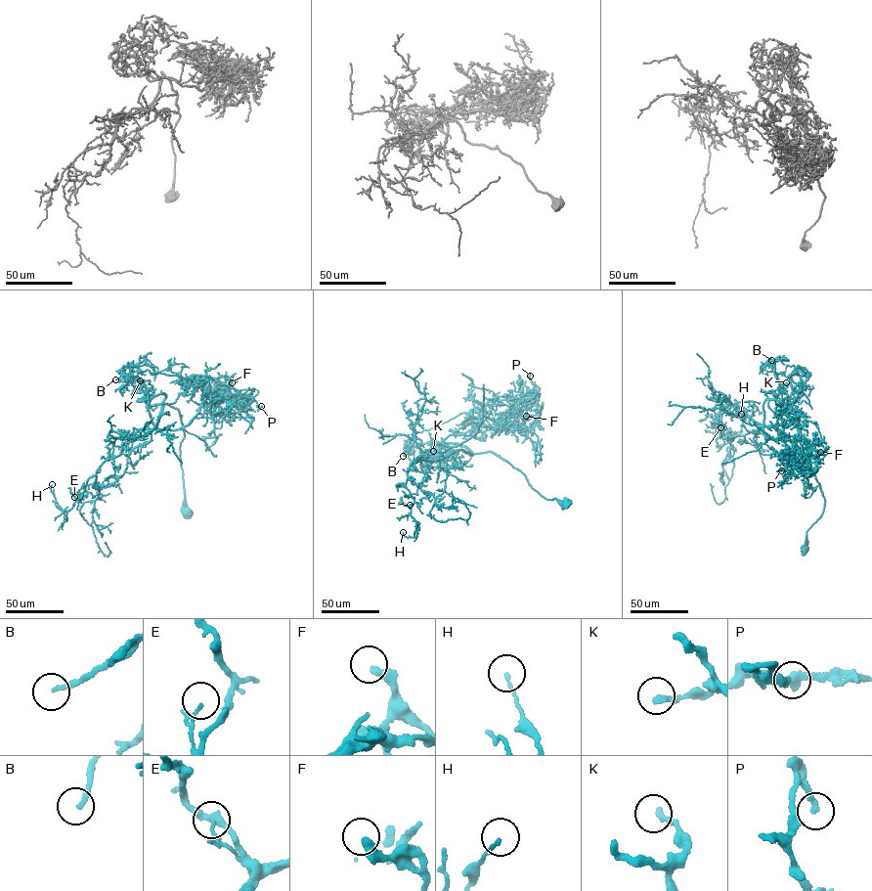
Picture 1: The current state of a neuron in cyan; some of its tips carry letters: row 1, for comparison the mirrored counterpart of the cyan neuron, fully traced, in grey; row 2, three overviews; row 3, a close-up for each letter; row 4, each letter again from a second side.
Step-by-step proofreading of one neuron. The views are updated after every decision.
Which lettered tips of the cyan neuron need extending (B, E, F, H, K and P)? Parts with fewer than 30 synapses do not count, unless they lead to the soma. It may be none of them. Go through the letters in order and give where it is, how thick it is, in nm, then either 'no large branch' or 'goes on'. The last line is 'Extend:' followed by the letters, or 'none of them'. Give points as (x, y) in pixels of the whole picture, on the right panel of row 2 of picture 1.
B: place (771, 360); calibre 180 nm; no large branch
E: place (720, 427); calibre 130 nm; no large branch
F: place (820, 452); calibre 300 nm; no large branch
H: place (741, 414); calibre 110 nm; no large branch
K: place (786, 382); calibre 240 nm; no large branch
P: place (781, 470); calibre 240 nm; no large branch
Extend: none of them

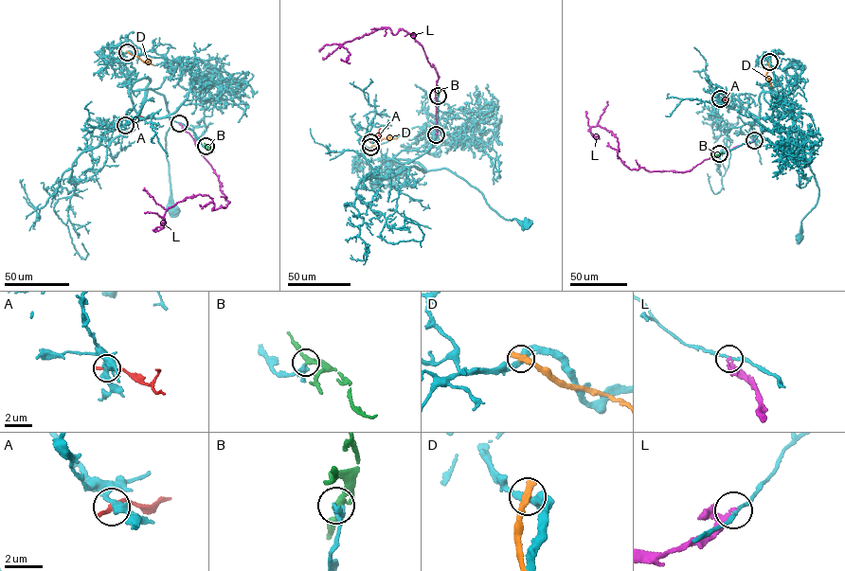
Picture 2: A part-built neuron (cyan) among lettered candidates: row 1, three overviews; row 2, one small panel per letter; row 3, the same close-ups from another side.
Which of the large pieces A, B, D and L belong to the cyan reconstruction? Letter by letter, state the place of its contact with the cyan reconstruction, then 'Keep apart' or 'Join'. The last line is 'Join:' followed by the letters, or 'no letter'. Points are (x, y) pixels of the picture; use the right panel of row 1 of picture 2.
A: Touches cyan at (720, 98). Keep apart
B: Touches cyan at (719, 153). Join
D: Touches cyan at (769, 62). Keep apart
L: Touches cyan at (754, 140). Keep apart
Join: B

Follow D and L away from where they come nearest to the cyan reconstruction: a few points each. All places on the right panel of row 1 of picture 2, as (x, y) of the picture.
D: (769, 62), (766, 76), (770, 85)
L: (754, 140), (687, 171), (650, 171), (624, 165), (610, 131), (598, 125), (590, 127), (595, 138), (591, 133)

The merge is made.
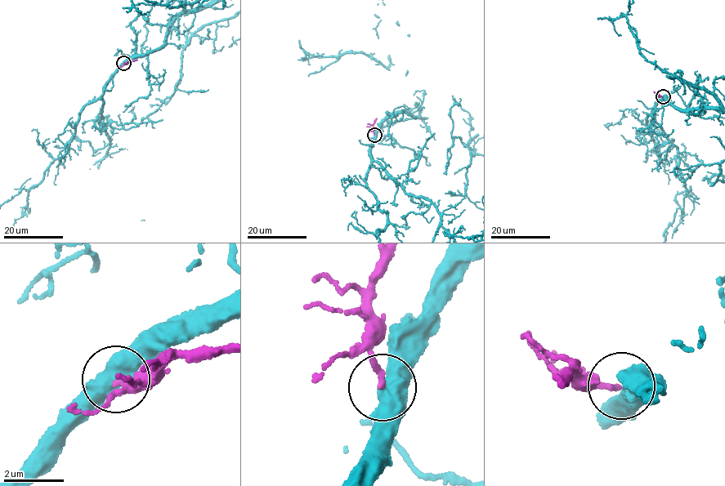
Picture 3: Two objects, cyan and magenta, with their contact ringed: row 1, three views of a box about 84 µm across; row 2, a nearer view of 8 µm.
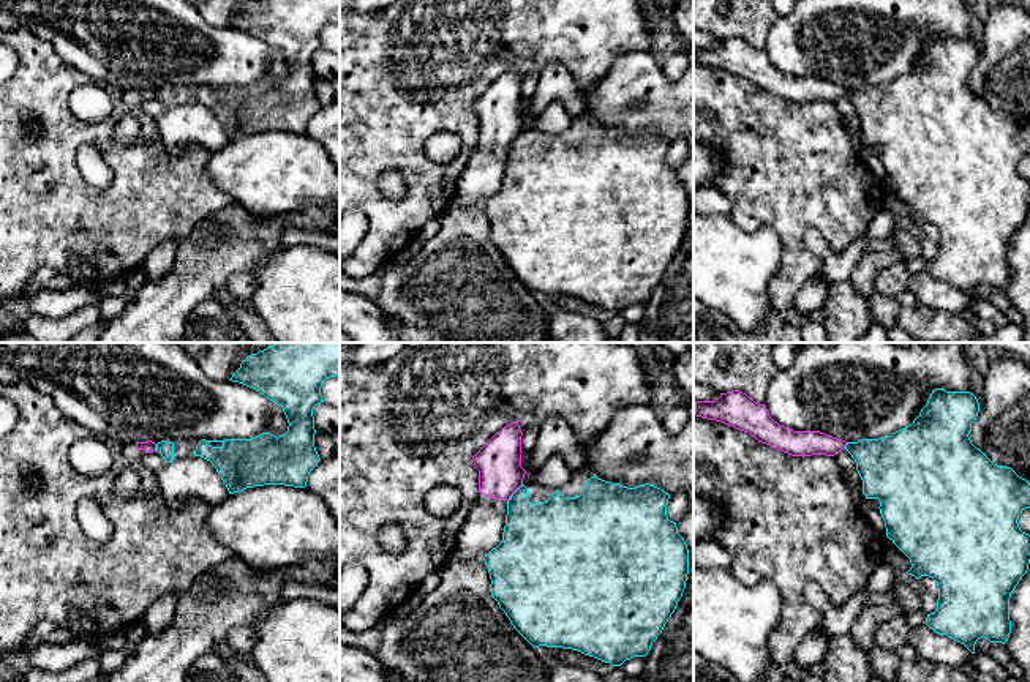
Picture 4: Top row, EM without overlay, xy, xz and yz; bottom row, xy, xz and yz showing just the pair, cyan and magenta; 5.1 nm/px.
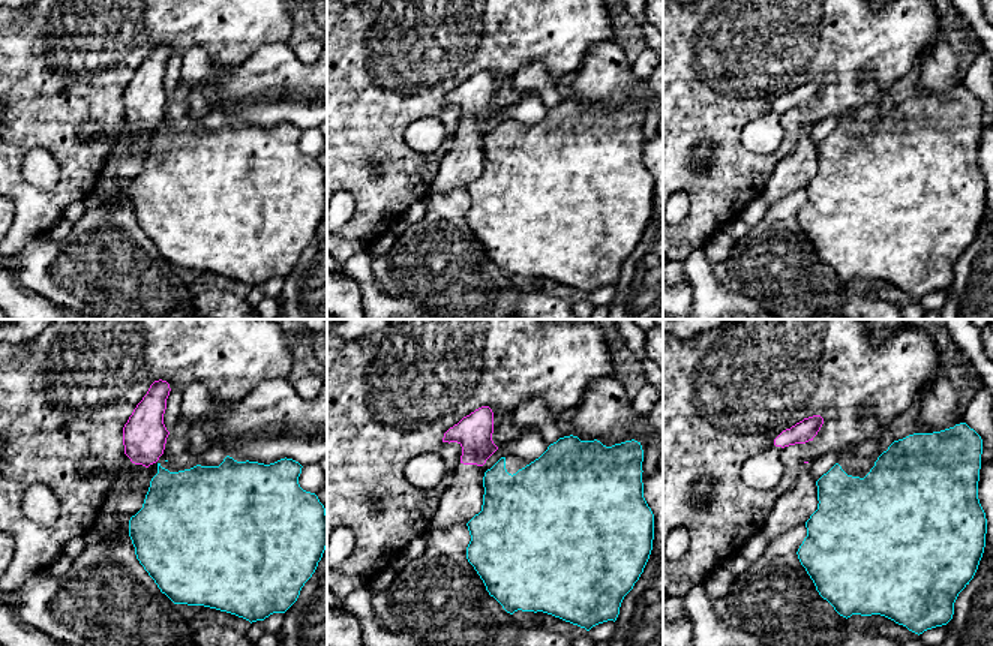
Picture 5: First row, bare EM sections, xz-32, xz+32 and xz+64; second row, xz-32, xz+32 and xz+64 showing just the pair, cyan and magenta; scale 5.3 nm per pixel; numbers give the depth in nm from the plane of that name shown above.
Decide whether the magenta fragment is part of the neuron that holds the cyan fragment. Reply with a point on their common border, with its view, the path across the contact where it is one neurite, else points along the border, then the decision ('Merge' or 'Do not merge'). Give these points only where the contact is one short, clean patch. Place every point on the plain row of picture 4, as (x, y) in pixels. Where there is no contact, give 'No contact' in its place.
Touches cyan at xz (514, 139). Boundary: xz (522, 130), (507, 147). Do not merge

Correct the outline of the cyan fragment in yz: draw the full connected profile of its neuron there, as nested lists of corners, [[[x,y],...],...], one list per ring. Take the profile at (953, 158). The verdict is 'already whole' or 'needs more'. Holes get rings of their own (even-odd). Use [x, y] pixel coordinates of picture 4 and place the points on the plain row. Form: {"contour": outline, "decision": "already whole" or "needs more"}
{"contour": [[[932,36],[927,51],[912,71],[878,85],[847,88],[845,96],[856,109],[866,145],[880,147],[886,183],[910,205],[908,221],[929,223],[937,229],[938,246],[926,272],[938,281],[964,290],[975,300],[978,286],[1005,290],[1011,279],[1009,245],[1030,210],[1030,182],[1022,178],[1019,161],[1030,155],[1030,129],[1011,114],[994,111],[976,95],[968,81],[979,58],[970,38]]], "decision": "already whole"}

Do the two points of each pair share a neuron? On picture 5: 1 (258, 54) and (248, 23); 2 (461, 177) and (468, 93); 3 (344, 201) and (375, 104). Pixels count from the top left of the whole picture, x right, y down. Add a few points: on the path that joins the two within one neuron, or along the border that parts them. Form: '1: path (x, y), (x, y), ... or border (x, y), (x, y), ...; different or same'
1: border (264, 44), (257, 47), (242, 62), (227, 66); different
2: path (467, 156), (470, 114); same
3: border (345, 191), (353, 197), (353, 215), (342, 227); different

